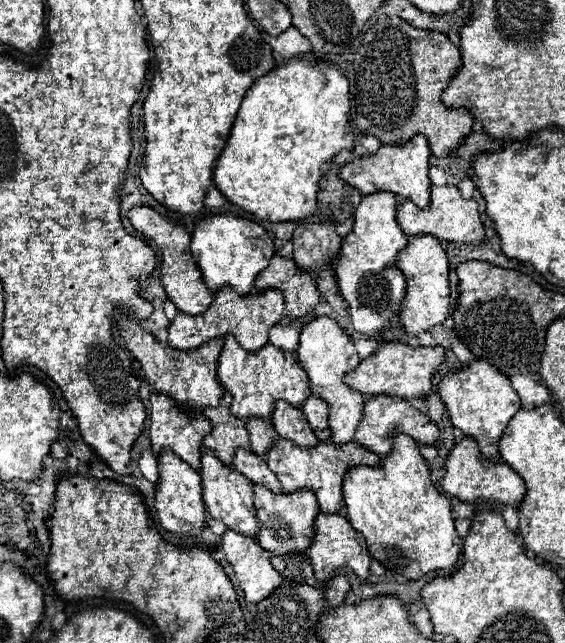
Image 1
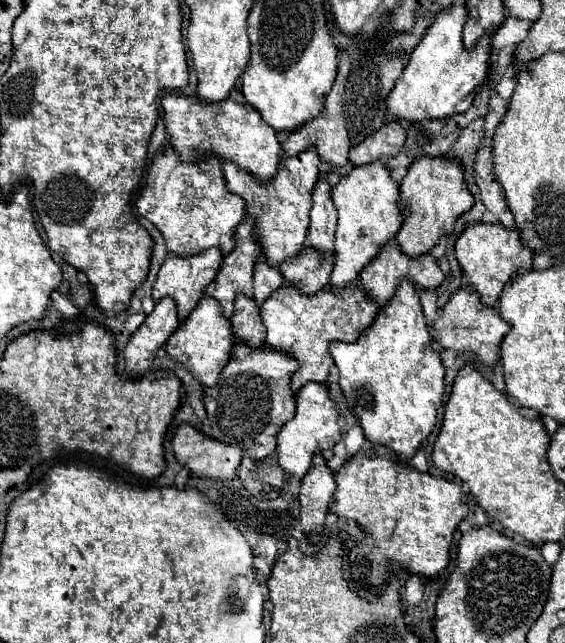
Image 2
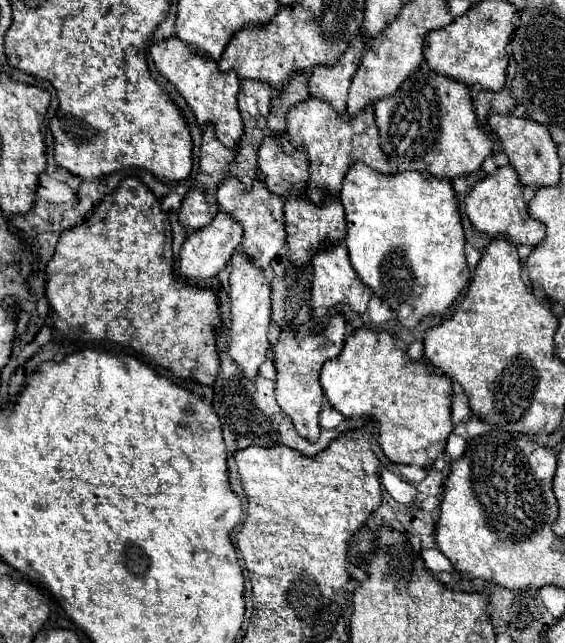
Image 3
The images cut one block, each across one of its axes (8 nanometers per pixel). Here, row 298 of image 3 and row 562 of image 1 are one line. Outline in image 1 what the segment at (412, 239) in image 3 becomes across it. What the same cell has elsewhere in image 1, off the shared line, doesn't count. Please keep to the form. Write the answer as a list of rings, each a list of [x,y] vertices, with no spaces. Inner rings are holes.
[[[396,434],[392,452],[380,460],[380,466],[350,468],[344,474],[344,502],[348,510],[348,520],[366,538],[370,556],[380,560],[392,574],[402,574],[410,580],[418,580],[430,570],[454,568],[460,556],[460,546],[450,502],[436,490],[434,482],[430,480],[430,470],[426,466],[426,460],[420,456],[418,444],[410,436]]]

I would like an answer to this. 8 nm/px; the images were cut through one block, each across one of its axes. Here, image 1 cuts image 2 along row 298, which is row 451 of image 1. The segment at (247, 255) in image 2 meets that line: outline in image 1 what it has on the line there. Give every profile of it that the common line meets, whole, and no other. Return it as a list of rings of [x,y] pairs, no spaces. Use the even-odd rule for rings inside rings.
[[[224,392],[222,396],[224,398],[220,398],[220,406],[204,410],[204,416],[212,424],[212,432],[208,434],[208,438],[204,438],[202,444],[214,450],[224,464],[232,466],[236,448],[250,448],[250,436],[246,430],[246,422],[240,418],[232,418],[232,412],[228,410],[228,406],[232,404],[232,396],[228,392]]]

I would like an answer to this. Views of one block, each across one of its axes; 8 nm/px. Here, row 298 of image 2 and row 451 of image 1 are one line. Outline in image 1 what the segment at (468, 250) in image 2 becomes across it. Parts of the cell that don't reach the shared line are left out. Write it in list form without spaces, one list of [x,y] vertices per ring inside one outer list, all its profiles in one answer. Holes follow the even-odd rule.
[[[474,358],[466,368],[448,372],[438,384],[438,394],[450,412],[452,424],[458,430],[462,430],[466,436],[472,436],[478,442],[480,452],[484,456],[498,462],[500,460],[498,442],[500,442],[508,422],[514,418],[514,414],[522,406],[518,394],[510,386],[508,376],[504,376],[494,366],[490,366],[486,360]]]

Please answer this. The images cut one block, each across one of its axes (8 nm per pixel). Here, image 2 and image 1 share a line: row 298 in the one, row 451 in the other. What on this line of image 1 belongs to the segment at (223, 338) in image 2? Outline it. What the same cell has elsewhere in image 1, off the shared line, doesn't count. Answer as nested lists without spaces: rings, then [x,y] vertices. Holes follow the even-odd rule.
[[[200,446],[202,452],[202,466],[200,466],[200,476],[202,476],[202,500],[206,510],[210,512],[212,518],[222,520],[228,528],[236,530],[238,534],[244,536],[256,536],[258,530],[258,518],[256,518],[256,508],[252,504],[254,492],[252,492],[252,482],[244,478],[238,470],[222,464],[214,450],[206,450]]]

